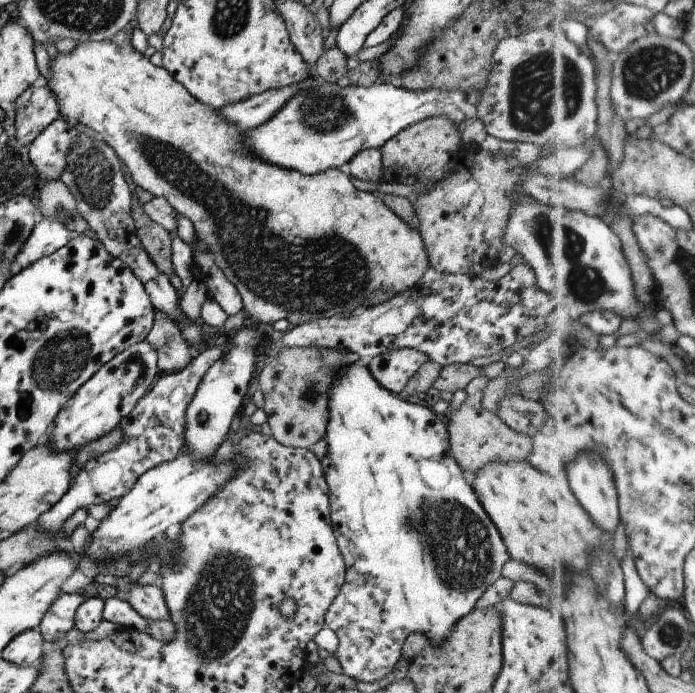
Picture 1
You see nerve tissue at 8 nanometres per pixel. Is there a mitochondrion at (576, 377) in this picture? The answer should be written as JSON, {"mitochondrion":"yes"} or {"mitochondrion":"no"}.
{"mitochondrion":"no"}

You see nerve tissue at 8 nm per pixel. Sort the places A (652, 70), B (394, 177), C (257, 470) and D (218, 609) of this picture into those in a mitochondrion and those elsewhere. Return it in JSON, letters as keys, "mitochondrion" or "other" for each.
{"A":"mitochondrion","B":"other","C":"other","D":"mitochondrion"}

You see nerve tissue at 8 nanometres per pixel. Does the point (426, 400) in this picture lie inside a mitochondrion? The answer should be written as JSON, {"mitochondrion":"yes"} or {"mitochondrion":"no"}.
{"mitochondrion":"no"}

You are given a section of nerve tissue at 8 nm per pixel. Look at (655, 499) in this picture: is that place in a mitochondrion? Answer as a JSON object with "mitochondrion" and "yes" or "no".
{"mitochondrion":"yes"}

